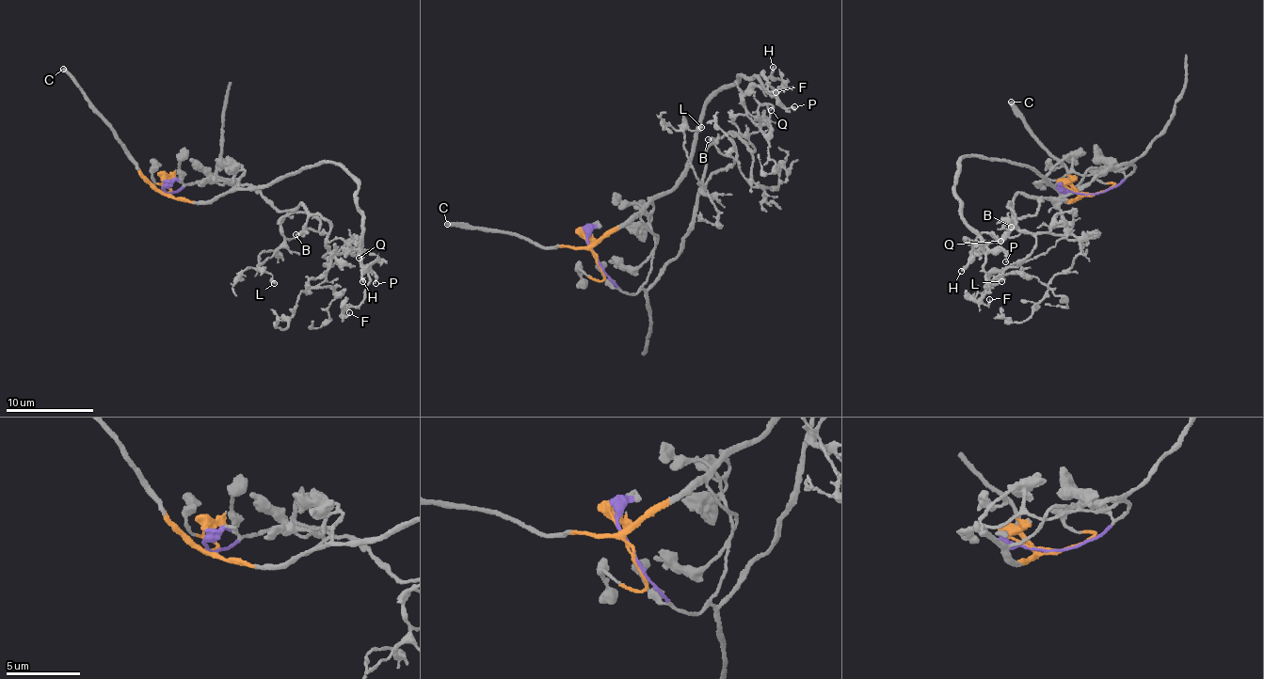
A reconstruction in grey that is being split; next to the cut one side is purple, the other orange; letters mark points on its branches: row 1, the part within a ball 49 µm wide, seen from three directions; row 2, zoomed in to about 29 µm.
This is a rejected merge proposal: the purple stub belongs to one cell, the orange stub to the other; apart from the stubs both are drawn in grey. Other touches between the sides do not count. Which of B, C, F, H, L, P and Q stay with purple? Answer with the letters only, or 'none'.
B, L, Q

